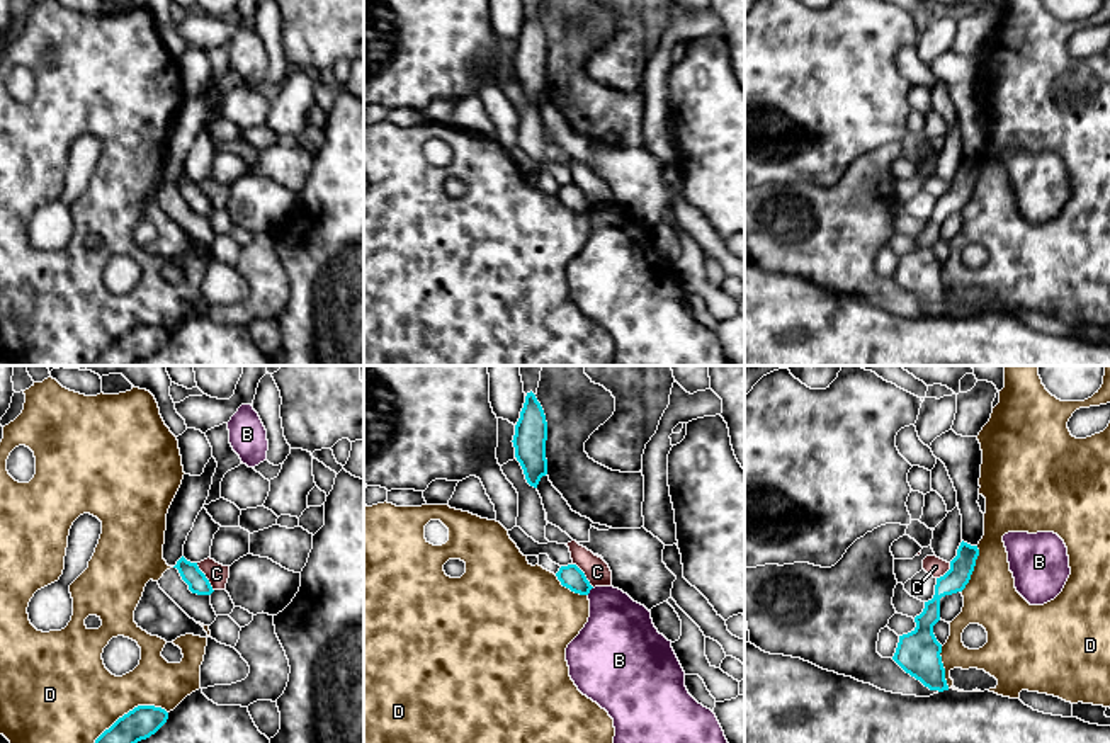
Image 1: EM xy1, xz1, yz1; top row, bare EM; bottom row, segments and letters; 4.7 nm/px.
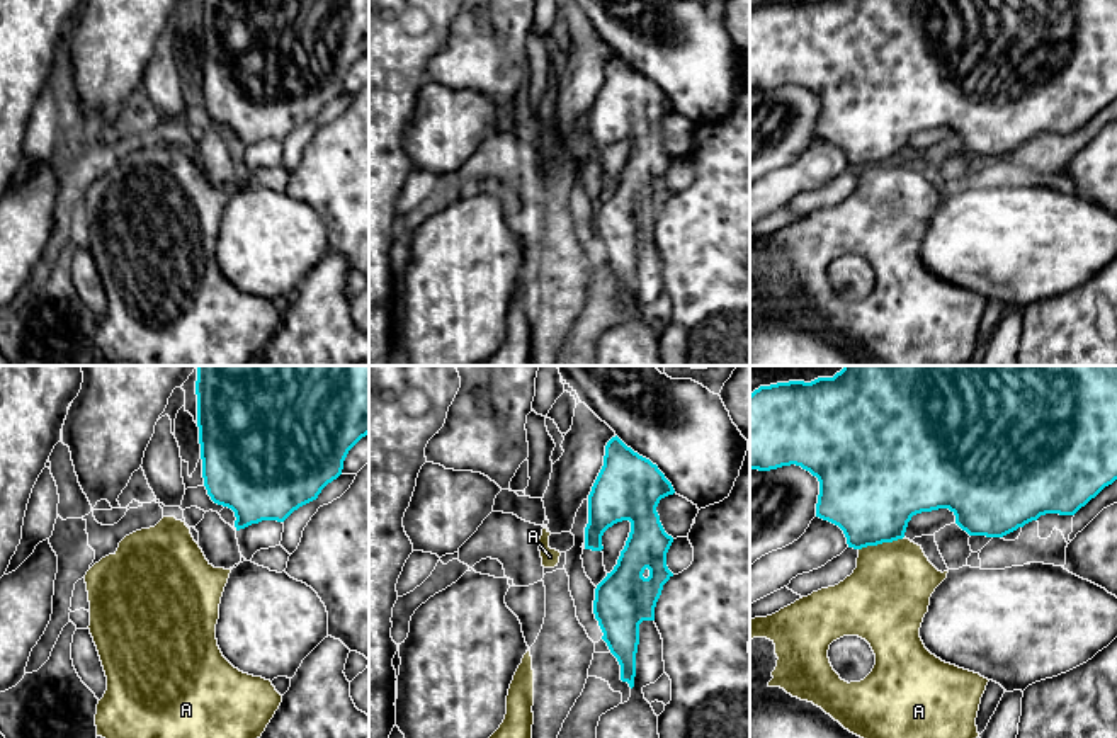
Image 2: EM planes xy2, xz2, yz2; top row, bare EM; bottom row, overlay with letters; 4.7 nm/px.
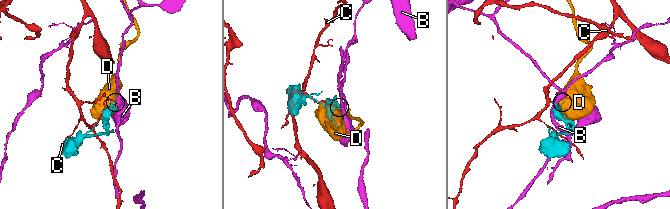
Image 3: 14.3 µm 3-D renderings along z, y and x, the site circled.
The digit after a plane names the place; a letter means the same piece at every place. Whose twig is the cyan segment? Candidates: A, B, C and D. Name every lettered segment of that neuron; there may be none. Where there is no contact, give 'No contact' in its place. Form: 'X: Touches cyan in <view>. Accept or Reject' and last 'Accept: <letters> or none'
A: Touches cyan in yz2. Reject
B: Touches cyan in xz1. Reject
C: Touches cyan in xy1. Reject
D: Touches cyan in xy1. Reject
Accept: none

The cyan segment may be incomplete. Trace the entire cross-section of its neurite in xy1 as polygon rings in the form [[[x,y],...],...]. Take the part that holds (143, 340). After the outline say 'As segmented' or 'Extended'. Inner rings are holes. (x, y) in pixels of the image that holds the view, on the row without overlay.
[[[138,325],[105,349],[92,366],[134,366],[155,354],[168,338],[168,332],[155,325]]]. As segmented

